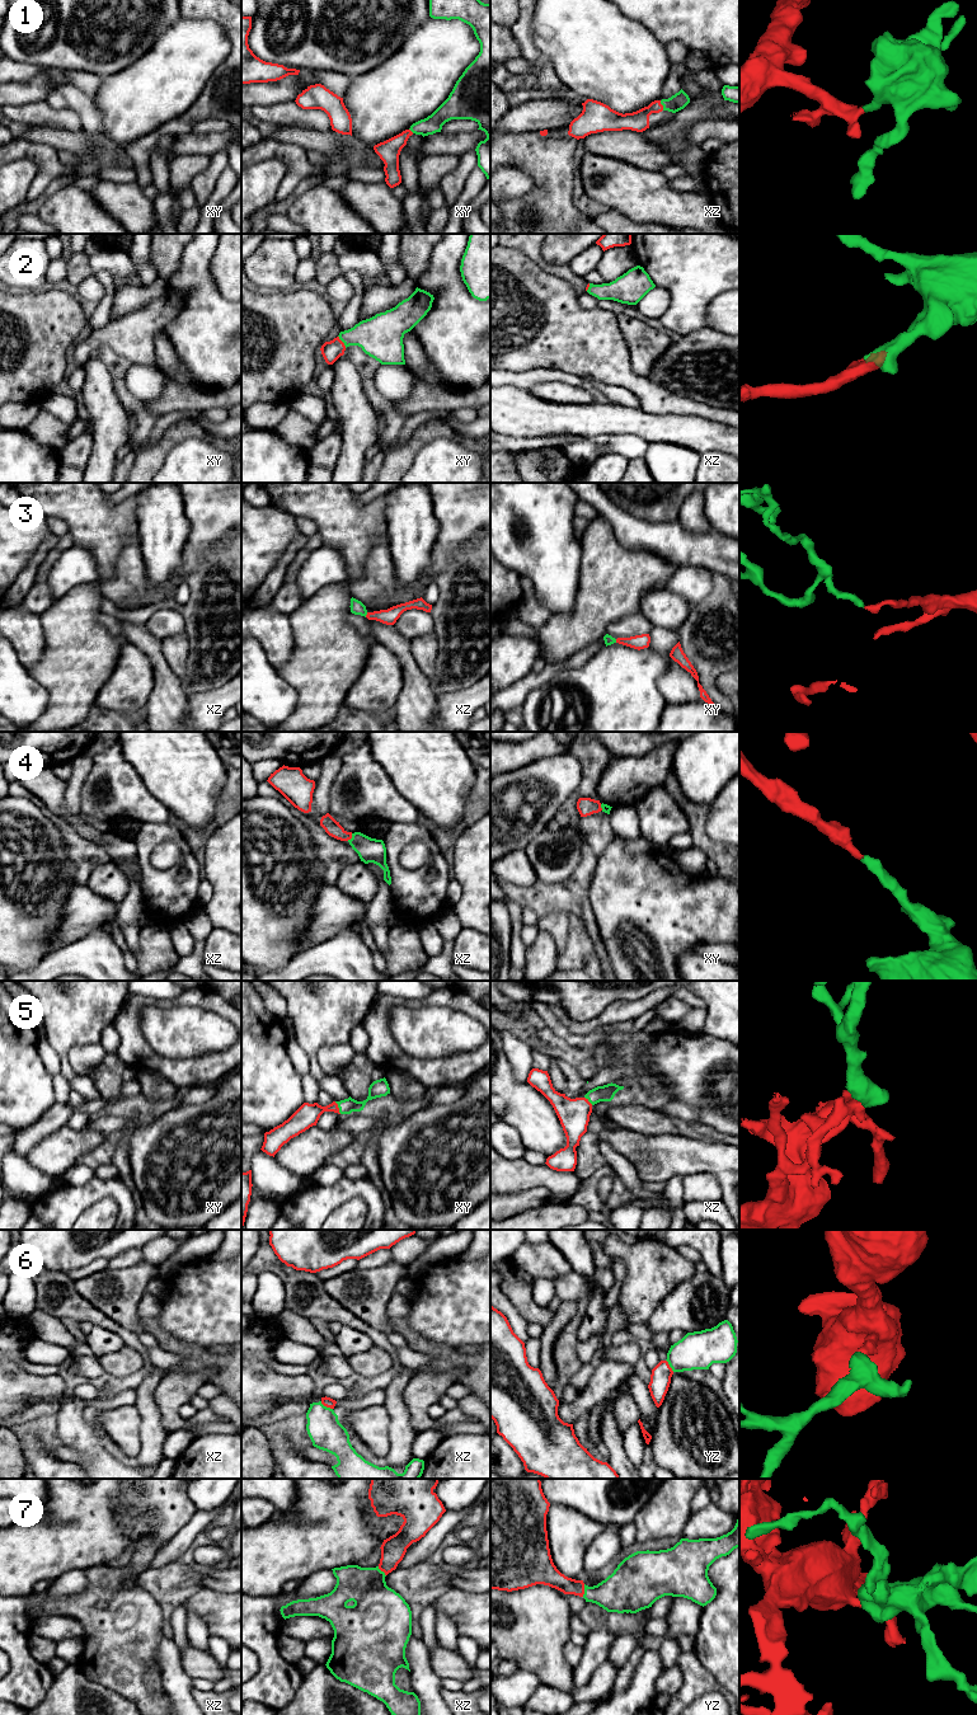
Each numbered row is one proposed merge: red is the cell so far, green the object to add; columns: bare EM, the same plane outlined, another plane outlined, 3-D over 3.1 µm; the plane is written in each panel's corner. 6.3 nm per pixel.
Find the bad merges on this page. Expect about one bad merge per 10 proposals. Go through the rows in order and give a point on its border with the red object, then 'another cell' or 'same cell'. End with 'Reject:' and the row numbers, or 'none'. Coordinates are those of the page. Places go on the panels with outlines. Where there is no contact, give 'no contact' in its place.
1: xz (662, 106) | same cell
2: xy (342, 342) | same cell
3: xz (366, 615) | same cell
4: xz (351, 837) | same cell
5: xy (338, 1108) | same cell
6: xz (327, 1406) | same cell
7: yz (583, 1591) | same cell
Reject: none

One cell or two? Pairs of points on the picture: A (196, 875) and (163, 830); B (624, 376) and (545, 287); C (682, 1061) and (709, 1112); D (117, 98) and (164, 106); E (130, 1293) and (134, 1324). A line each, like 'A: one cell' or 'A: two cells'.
A: one cell
B: one cell
C: one cell
D: one cell
E: one cell

